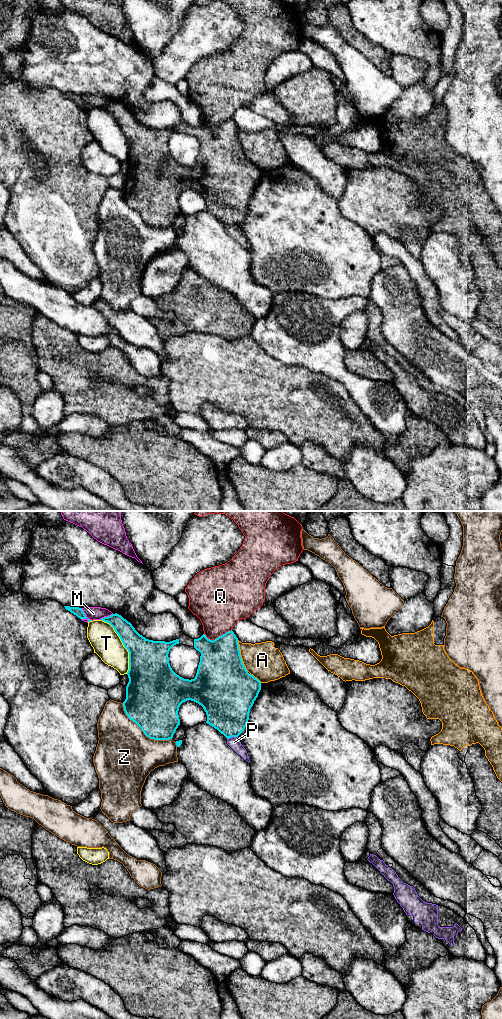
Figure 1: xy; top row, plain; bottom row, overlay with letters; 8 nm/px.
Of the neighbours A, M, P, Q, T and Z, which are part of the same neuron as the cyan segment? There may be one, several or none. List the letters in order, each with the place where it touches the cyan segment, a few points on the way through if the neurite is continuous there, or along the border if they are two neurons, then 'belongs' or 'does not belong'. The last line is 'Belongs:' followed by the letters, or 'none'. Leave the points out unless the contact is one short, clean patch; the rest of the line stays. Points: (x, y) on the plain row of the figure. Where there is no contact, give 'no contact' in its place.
A: xy (240, 144) | does not belong
M: xy (85, 103) | does not belong
P: xy (232, 224) | along xy (237, 224), (231, 224), (227, 227) | does not belong
Q: xy (218, 125) | does not belong
T: xy (123, 132) | does not belong
Z: xy (142, 218) | does not belong
Belongs: none

